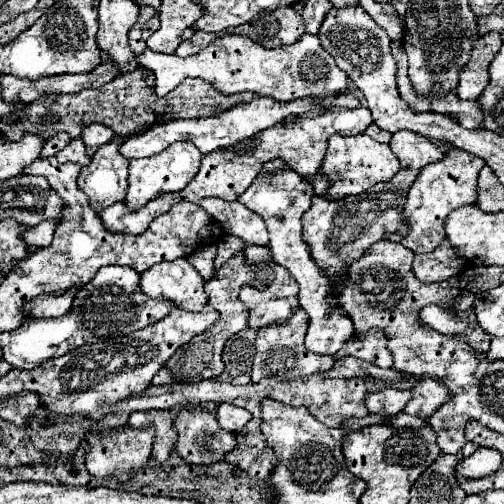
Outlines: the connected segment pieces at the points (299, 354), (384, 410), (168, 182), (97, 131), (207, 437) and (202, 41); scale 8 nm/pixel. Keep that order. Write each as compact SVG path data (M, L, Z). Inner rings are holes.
M298 308L286 322L260 328L256 338L256 356L250 374L252 382L260 382L262 378L300 378L300 376L310 376L316 372L330 370L334 364L332 356L314 354L304 348L306 328L308 328L308 314L302 308Z
M384 388L380 392L374 392L368 396L368 410L378 416L392 416L398 414L404 404L410 400L408 390L394 390L394 388Z
M176 142L168 146L162 154L156 154L152 158L140 158L130 162L130 176L128 176L128 194L124 198L124 204L130 212L144 208L150 200L168 194L168 192L180 192L186 188L186 184L198 174L202 162L200 150L192 142Z
M90 124L90 126L84 126L80 138L86 144L86 154L92 156L100 146L104 146L106 142L110 142L114 138L114 132L104 124L102 126L100 124Z
M182 410L174 420L174 428L178 430L176 452L188 464L210 466L236 448L236 436L222 430L216 414L208 410Z
M194 32L194 36L190 40L184 40L180 42L180 46L176 48L174 54L178 56L190 56L190 54L196 54L200 52L202 48L206 48L212 40L216 40L216 36L224 36L226 32L220 32L220 34L212 34L212 32Z

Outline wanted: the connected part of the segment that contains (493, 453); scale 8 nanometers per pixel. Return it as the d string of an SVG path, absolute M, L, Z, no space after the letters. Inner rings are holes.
M479 447L464 462L456 466L456 476L464 478L484 478L498 471L502 466L502 456L494 449Z

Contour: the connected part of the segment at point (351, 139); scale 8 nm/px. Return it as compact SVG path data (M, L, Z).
M334 134L328 138L328 152L324 164L318 170L330 180L330 188L324 192L328 200L340 200L344 196L358 196L378 182L388 182L400 170L398 158L388 144L380 144L366 134L358 136L340 136Z

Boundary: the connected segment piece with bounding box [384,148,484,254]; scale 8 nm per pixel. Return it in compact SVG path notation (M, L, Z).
M450 148L448 154L444 156L444 160L436 162L436 164L428 164L418 178L414 180L410 192L408 192L408 200L406 206L402 210L402 220L408 226L408 234L400 236L400 234L386 234L386 240L392 242L400 242L402 246L410 248L414 254L424 254L424 252L432 252L446 236L444 232L444 220L446 216L466 204L474 204L478 198L478 172L484 168L484 160L478 156L472 156L468 152Z

